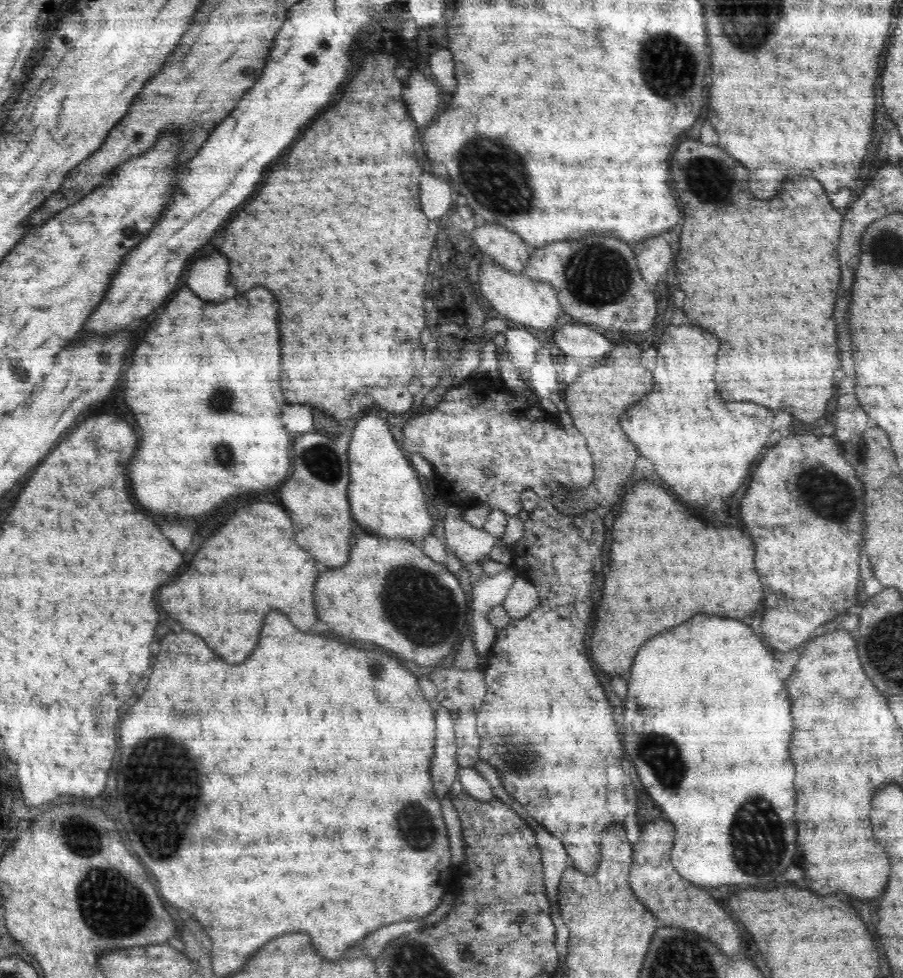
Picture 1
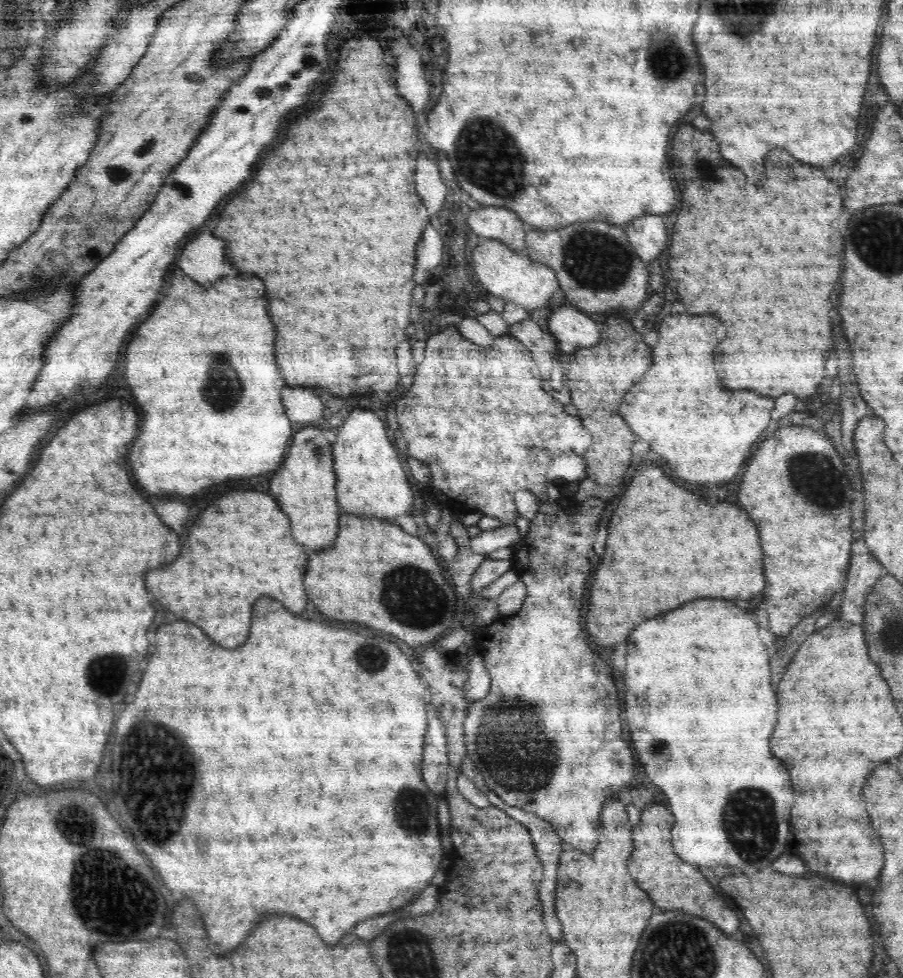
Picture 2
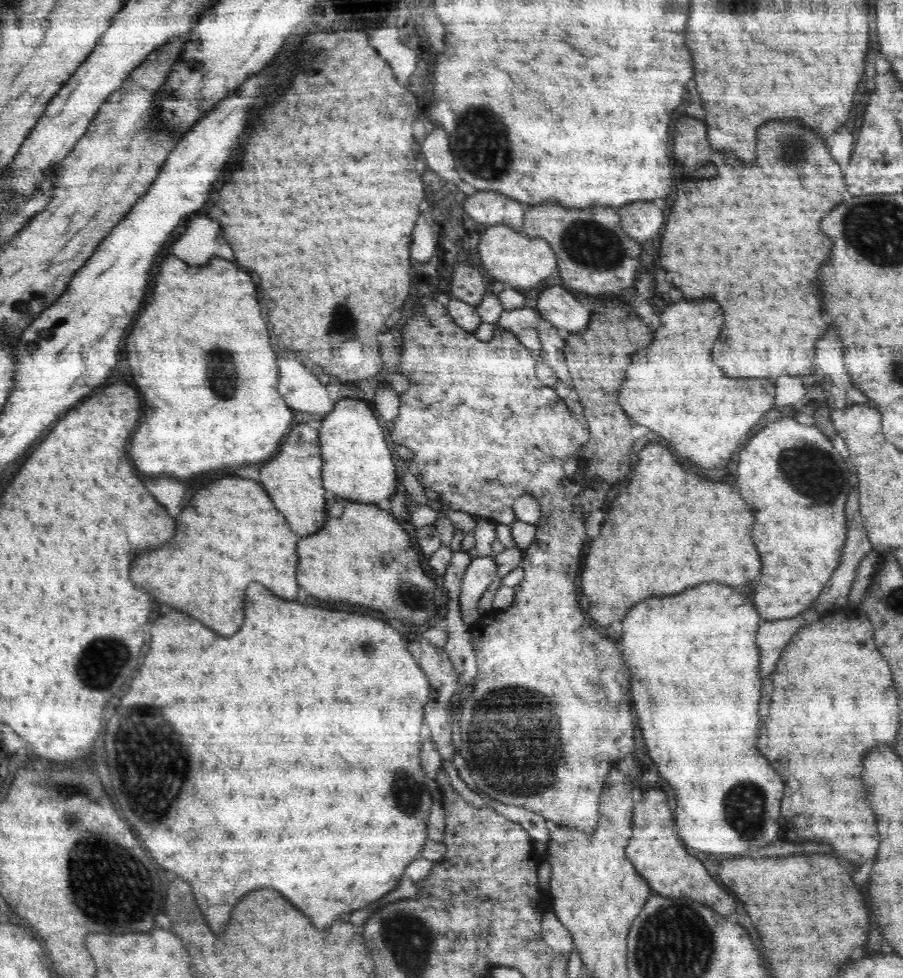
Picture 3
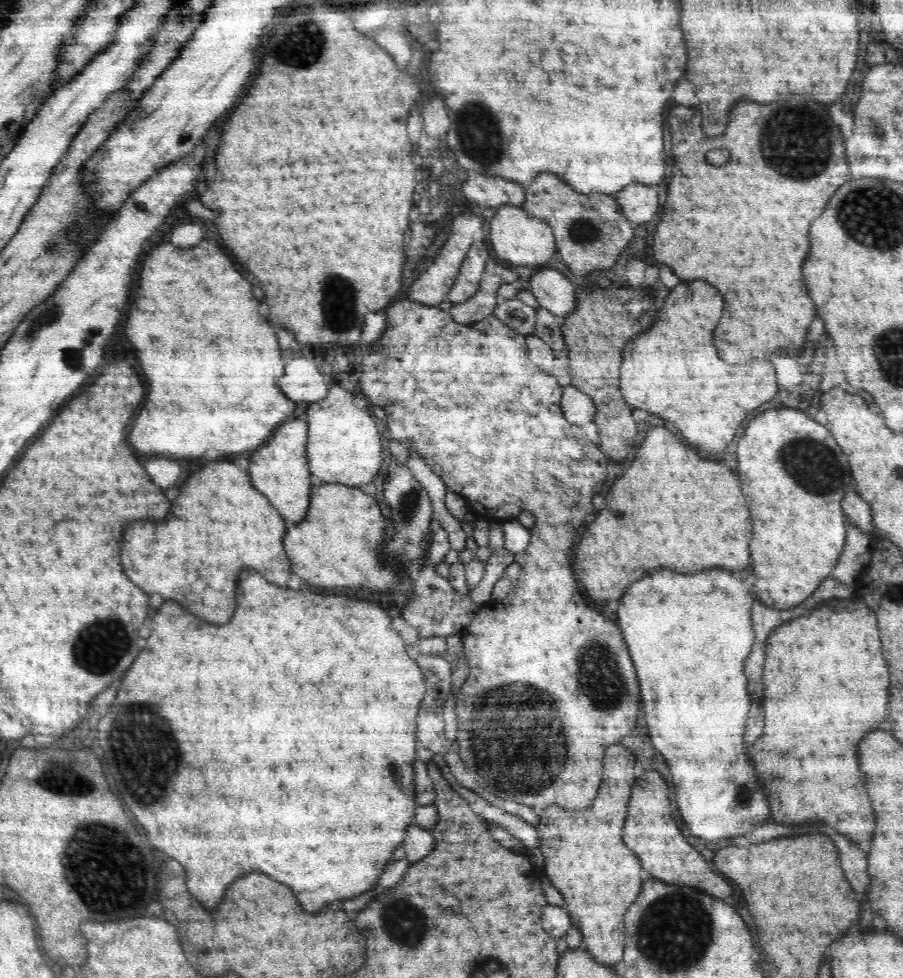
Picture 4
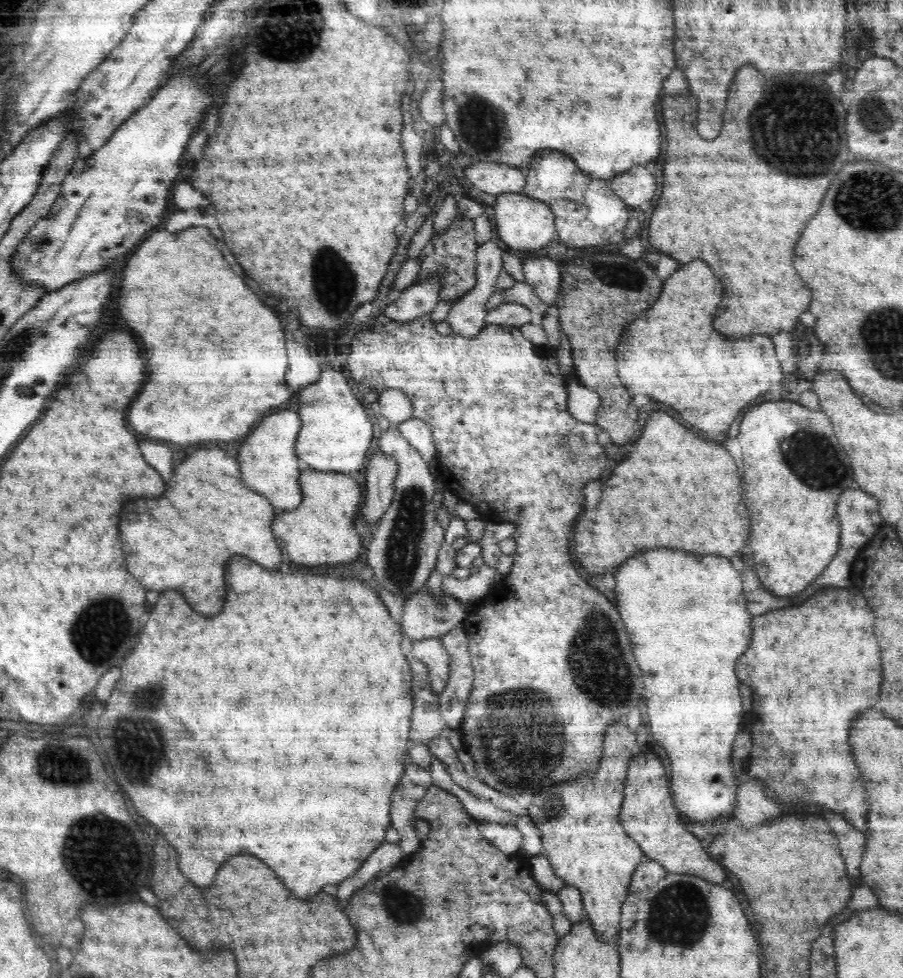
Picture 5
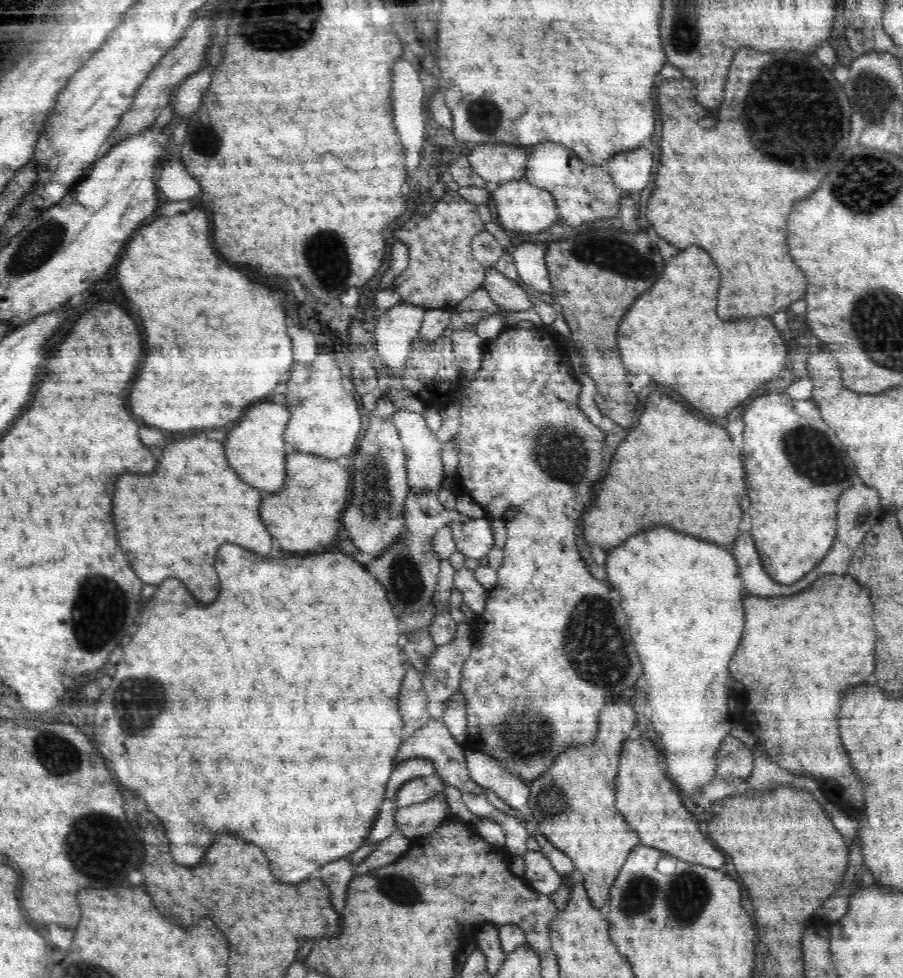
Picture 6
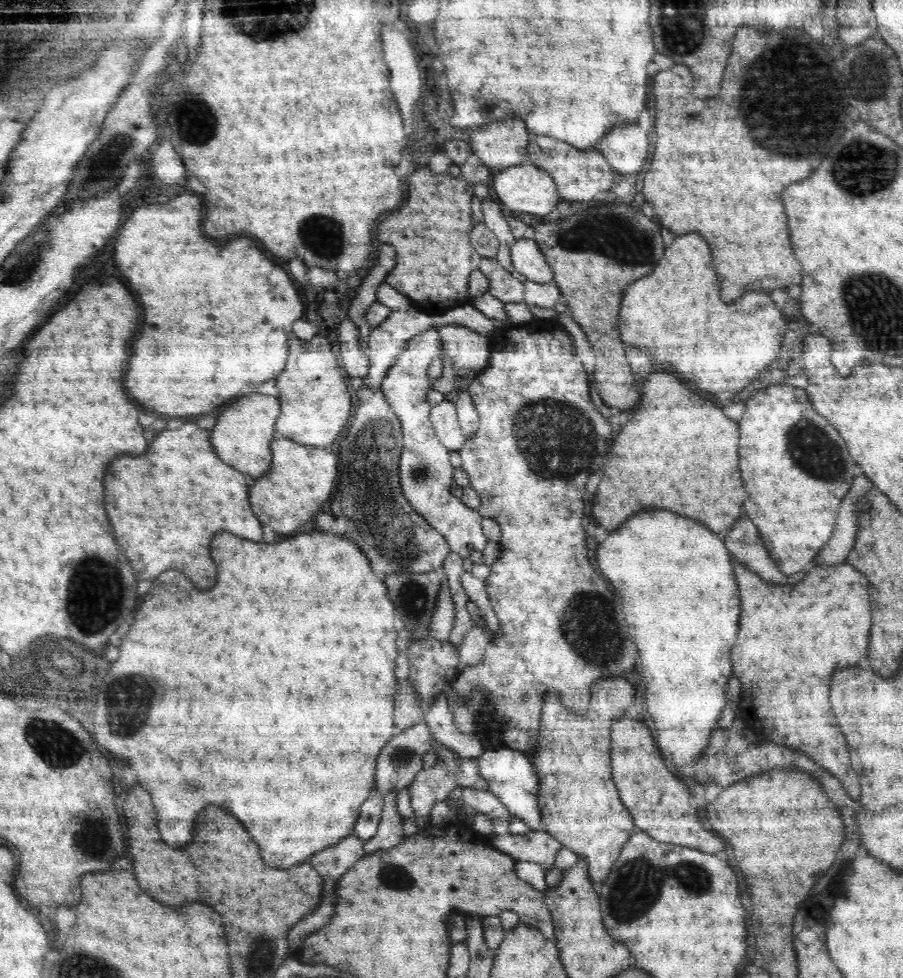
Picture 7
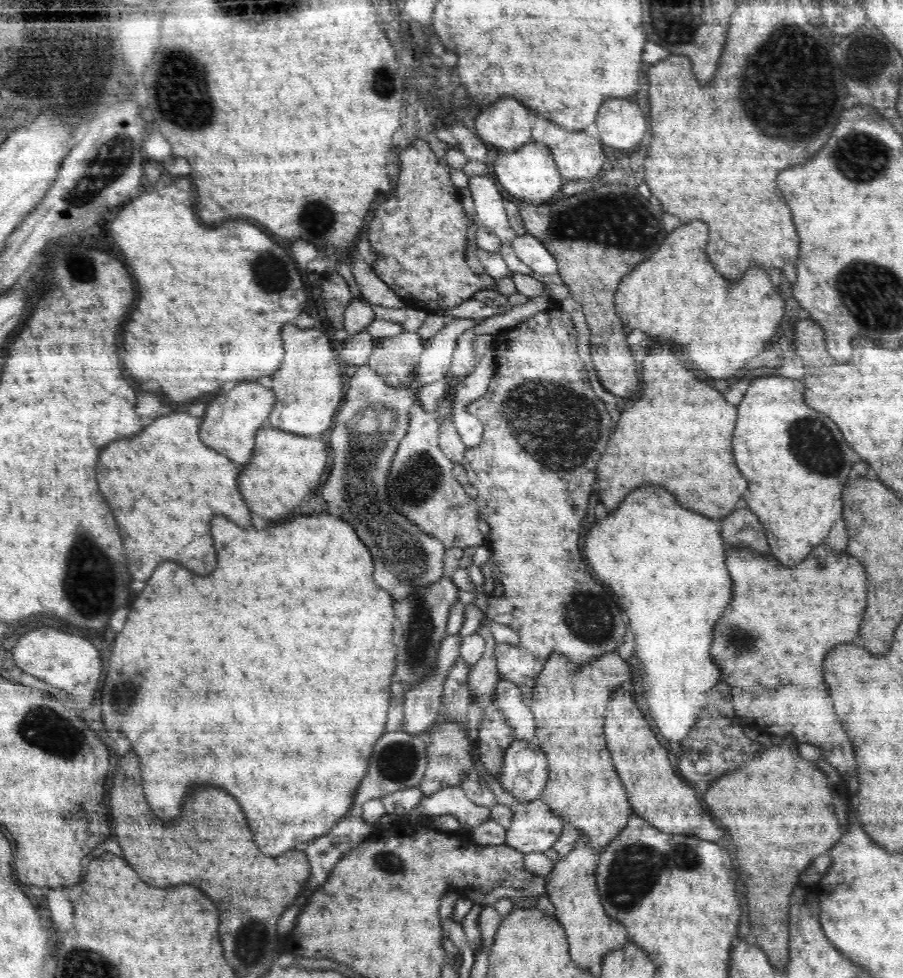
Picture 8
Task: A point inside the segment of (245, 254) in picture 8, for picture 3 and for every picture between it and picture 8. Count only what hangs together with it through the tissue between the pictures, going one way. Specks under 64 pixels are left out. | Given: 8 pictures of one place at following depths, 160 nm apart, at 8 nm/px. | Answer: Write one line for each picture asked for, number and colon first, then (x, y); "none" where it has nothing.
3: (208, 376)
4: (210, 360)
5: (216, 367)
6: (193, 377)
7: (209, 310)

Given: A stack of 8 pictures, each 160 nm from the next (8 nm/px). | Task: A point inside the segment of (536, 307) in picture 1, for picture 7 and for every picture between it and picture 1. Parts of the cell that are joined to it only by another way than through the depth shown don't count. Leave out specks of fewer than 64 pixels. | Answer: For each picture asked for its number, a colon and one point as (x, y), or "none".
2: (512, 277)
3: (522, 263)
4: (517, 239)
5: (525, 225)
6: (523, 208)
7: (524, 188)

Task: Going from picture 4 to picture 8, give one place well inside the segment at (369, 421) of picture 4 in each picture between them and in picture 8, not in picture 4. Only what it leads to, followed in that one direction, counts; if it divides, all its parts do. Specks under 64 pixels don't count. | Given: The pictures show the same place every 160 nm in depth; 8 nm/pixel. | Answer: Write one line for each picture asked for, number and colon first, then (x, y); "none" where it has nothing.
5: (336, 436)
6: (325, 420)
7: (315, 409)
8: (308, 384)

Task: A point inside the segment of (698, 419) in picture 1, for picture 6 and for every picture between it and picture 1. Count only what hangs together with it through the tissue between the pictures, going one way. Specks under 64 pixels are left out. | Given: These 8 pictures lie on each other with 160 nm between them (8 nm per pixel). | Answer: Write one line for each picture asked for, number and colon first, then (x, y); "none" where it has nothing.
2: (704, 434)
3: (674, 388)
4: (707, 400)
5: (708, 380)
6: (728, 360)

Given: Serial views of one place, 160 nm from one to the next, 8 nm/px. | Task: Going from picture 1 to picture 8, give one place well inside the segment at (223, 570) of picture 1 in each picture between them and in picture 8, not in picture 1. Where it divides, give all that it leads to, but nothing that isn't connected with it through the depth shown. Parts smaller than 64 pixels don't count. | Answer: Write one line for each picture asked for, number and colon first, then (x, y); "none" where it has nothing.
2: (240, 549)
3: (230, 534)
4: (220, 524)
5: (182, 541)
6: (171, 524)
7: (163, 507)
8: (164, 486)

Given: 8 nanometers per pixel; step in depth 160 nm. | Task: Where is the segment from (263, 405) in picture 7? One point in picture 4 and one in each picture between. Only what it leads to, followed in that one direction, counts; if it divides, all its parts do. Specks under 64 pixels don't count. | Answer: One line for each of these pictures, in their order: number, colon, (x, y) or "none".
4: (279, 469)
5: (268, 460)
6: (256, 449)

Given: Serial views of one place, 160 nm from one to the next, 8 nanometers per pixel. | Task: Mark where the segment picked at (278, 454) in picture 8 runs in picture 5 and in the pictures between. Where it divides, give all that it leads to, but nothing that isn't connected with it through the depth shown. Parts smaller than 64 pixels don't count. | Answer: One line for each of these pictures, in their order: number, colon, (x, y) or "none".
5: (321, 530)
6: (305, 516)
7: (301, 479)

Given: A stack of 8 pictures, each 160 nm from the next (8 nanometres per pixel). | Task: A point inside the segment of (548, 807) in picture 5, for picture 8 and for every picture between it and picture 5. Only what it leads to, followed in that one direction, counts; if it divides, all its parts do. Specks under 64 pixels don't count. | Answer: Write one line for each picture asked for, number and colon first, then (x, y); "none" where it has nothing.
6: (573, 804)
7: (580, 806)
8: (569, 702)

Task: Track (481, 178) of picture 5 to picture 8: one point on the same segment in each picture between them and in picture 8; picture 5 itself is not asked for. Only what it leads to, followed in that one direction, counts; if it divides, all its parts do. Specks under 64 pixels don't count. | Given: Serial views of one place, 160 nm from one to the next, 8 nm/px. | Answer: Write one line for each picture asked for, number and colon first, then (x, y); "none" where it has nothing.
6: (495, 163)
7: (502, 144)
8: (506, 125)

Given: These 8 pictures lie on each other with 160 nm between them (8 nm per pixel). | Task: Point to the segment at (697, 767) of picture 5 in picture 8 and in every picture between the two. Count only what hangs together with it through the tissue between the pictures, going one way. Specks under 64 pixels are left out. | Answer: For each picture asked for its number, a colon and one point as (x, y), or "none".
6: (682, 596)
7: (680, 596)
8: (667, 567)

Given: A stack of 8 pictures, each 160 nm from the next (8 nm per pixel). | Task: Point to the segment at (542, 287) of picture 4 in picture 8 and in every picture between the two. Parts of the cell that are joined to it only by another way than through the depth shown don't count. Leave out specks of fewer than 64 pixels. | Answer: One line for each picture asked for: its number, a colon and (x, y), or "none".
5: (543, 274)
6: (529, 257)
7: (527, 258)
8: (528, 248)

